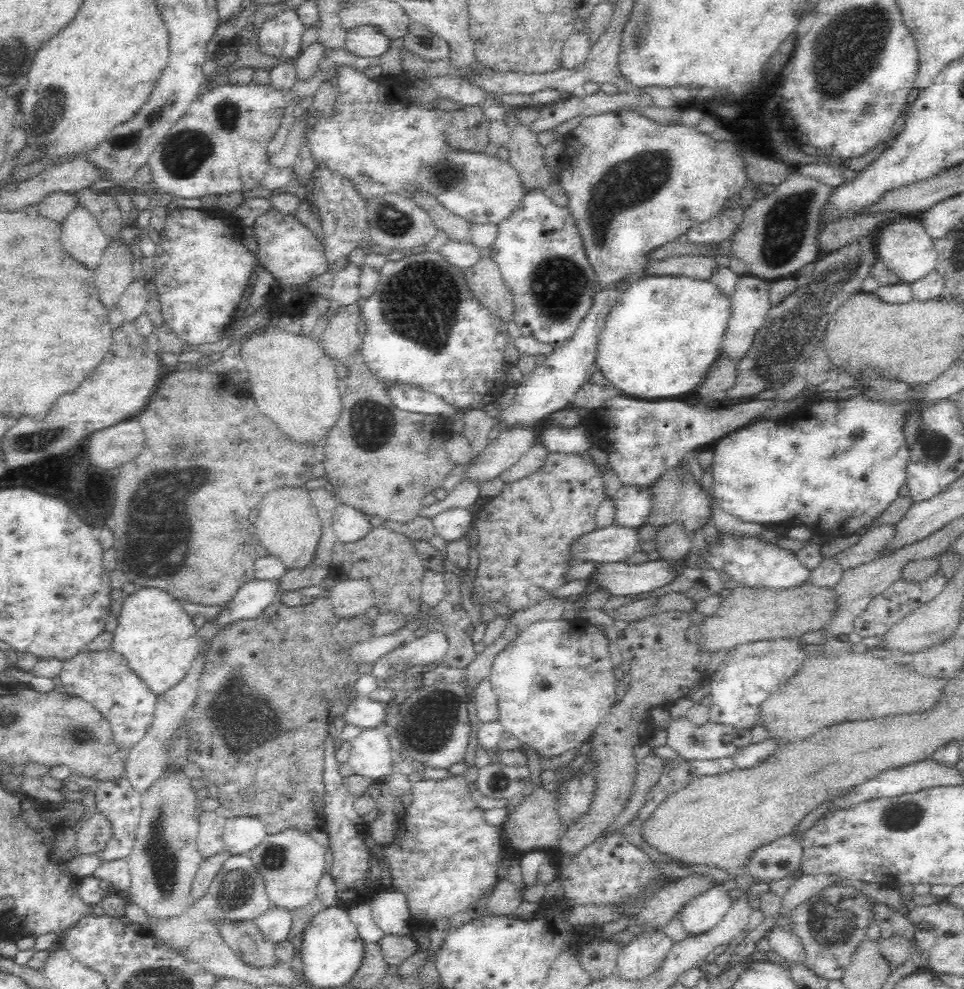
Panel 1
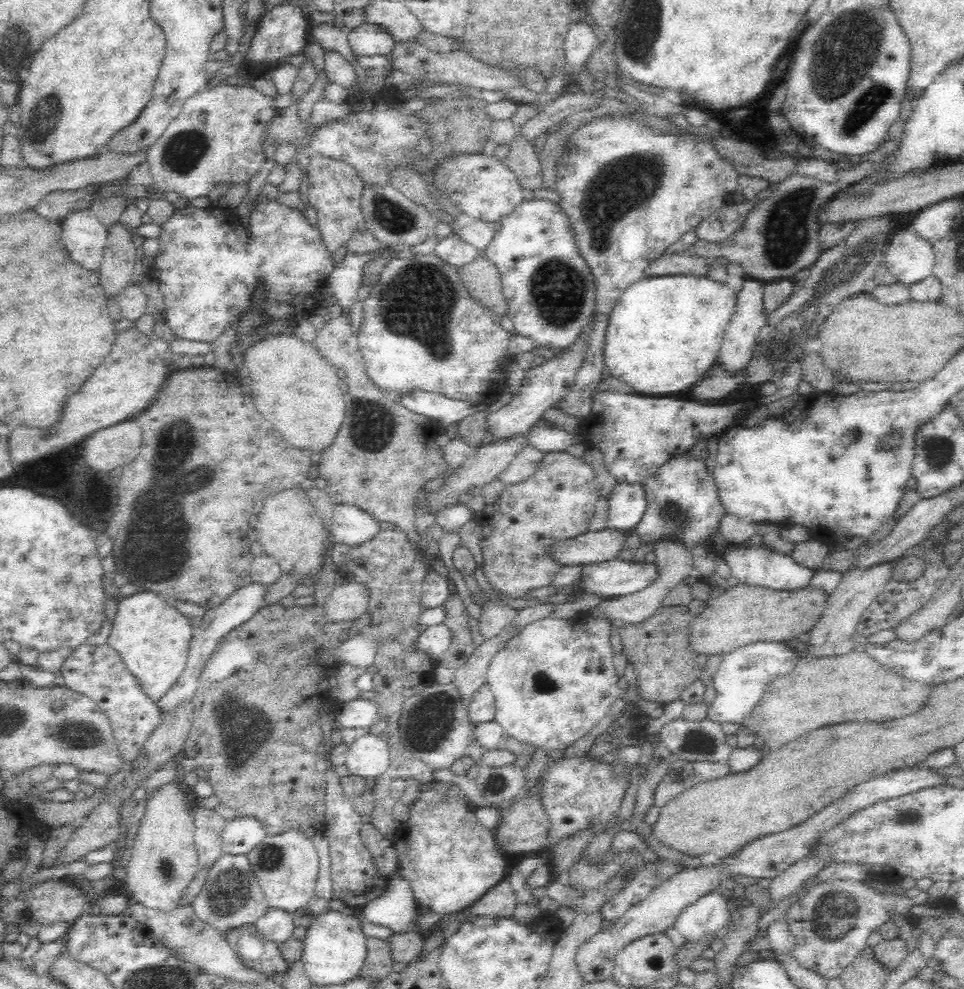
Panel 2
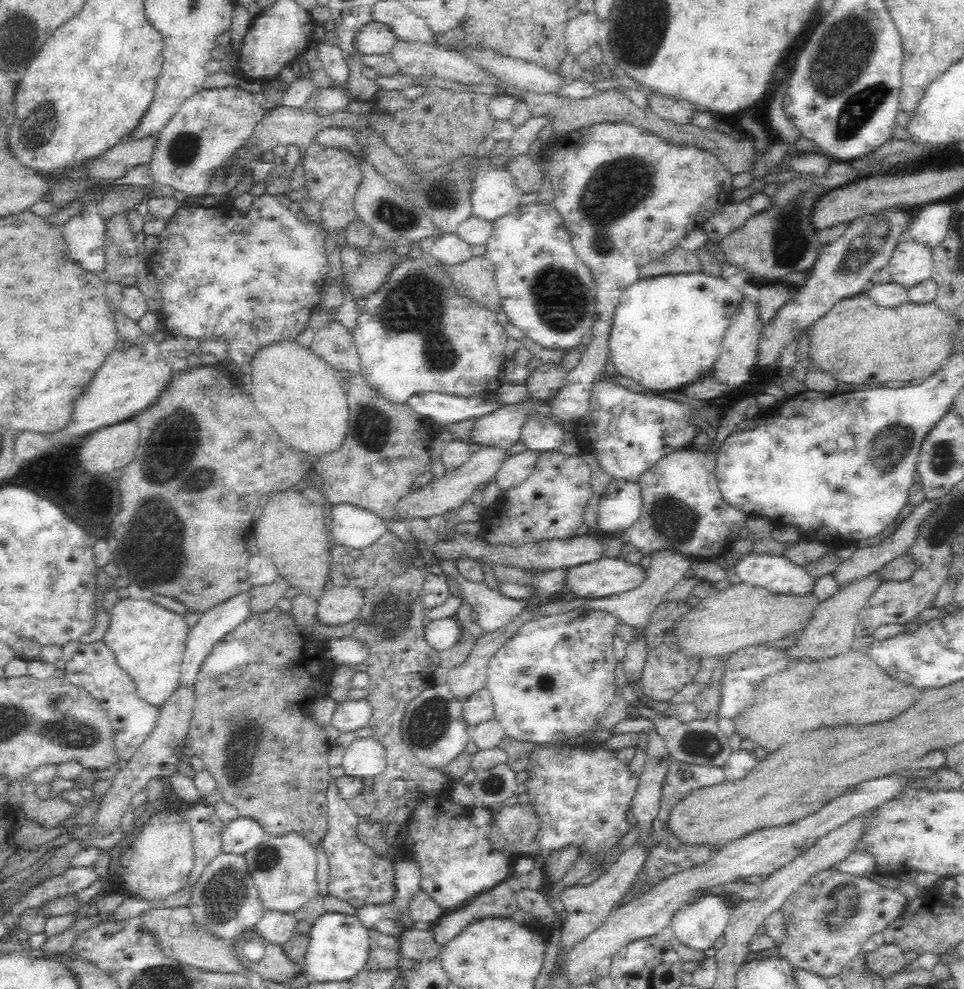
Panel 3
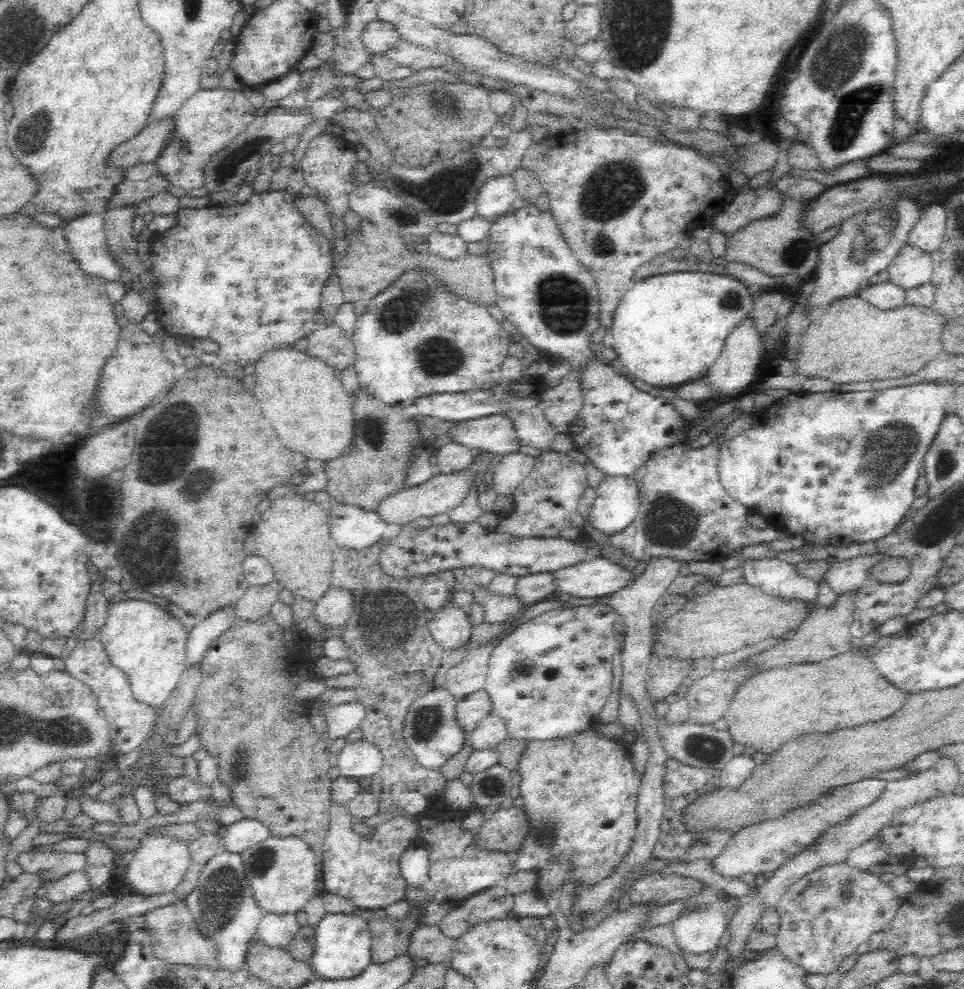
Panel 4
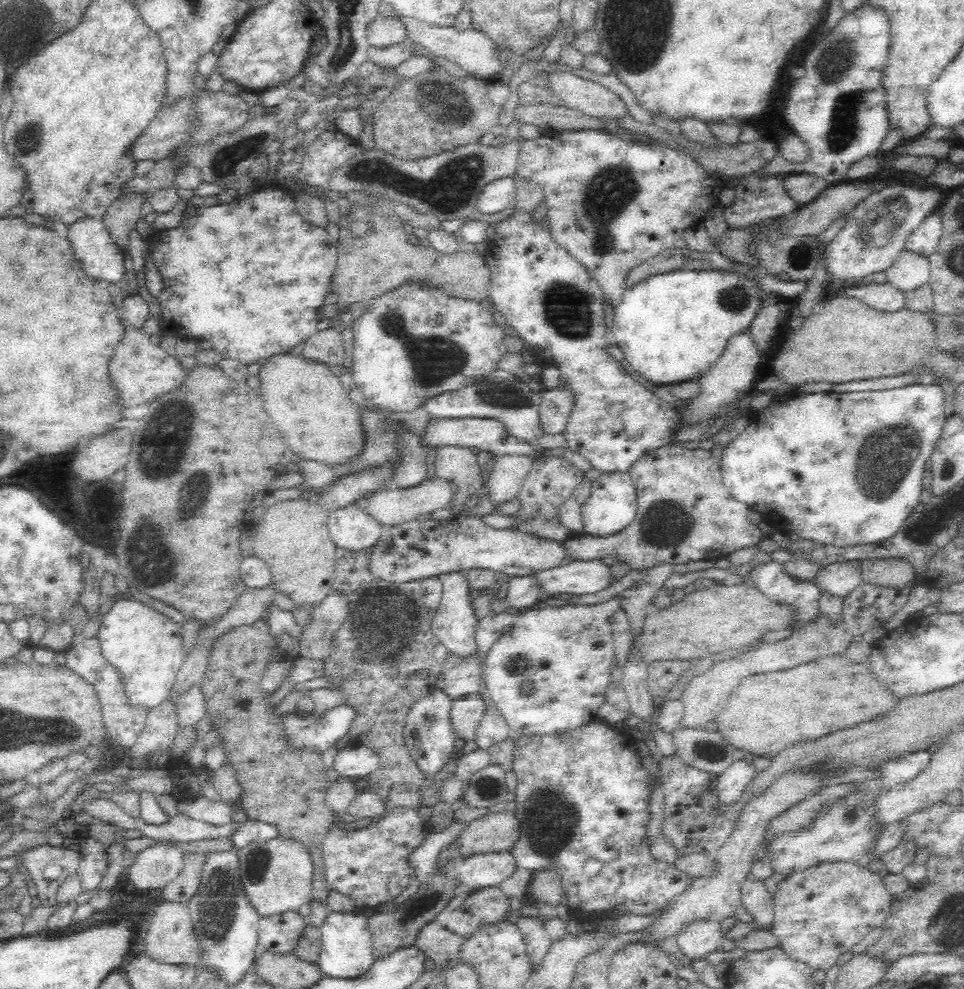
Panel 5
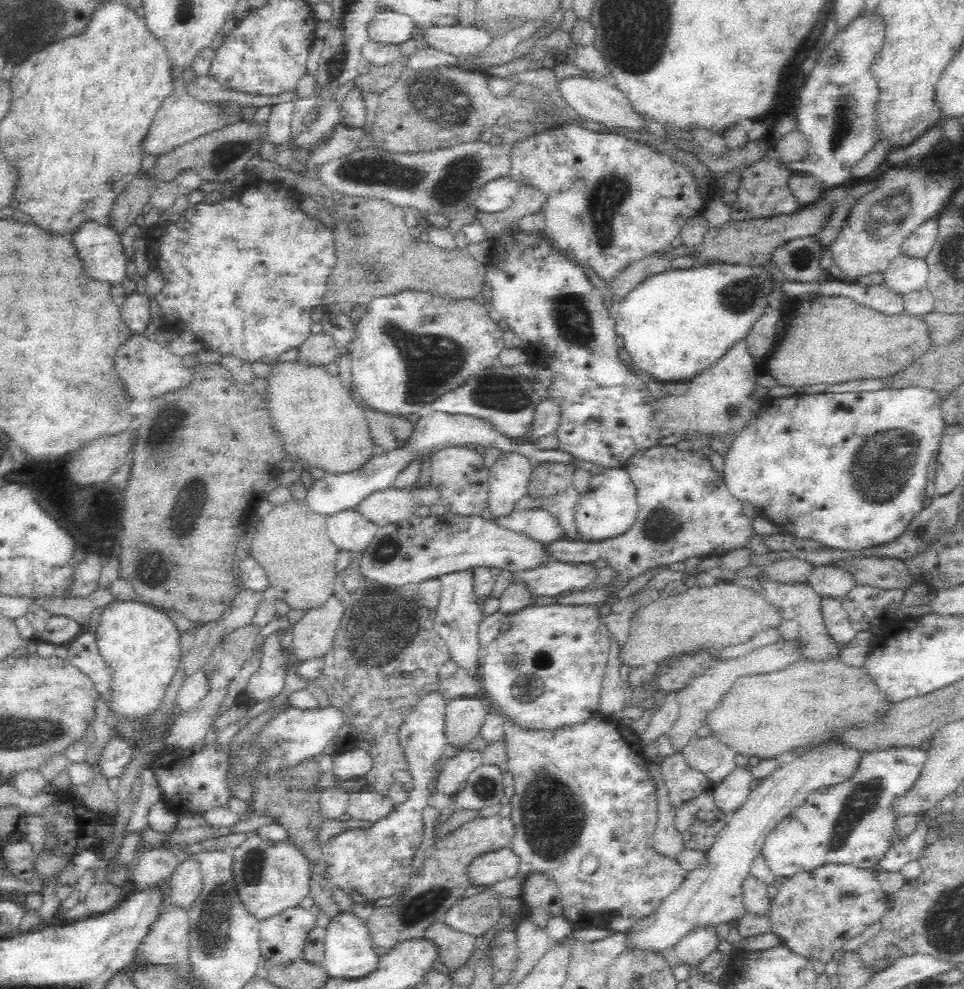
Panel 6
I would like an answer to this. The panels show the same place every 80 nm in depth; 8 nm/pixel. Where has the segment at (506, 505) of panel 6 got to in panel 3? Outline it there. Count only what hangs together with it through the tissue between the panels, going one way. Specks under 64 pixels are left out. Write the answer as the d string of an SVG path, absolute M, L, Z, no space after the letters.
M523 451L508 455L502 460L495 472L494 481L498 484L502 494L507 490L516 488L535 468L538 453Z

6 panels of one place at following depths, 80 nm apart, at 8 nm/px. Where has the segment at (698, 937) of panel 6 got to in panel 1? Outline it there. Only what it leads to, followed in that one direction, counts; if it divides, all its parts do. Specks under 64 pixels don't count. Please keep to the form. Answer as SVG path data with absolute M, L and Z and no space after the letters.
M715 884L710 890L685 904L680 911L680 926L688 937L700 936L719 925L732 903L725 887Z

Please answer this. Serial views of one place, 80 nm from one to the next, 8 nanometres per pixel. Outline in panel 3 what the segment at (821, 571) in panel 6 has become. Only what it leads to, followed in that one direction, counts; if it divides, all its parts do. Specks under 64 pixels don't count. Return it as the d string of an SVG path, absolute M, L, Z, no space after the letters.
M925 499L878 545L864 547L857 550L857 553L854 553L850 558L840 560L836 569L830 574L835 586L839 590L846 588L846 586L852 586L852 584L876 573L880 566L884 566L892 558L902 555L902 550L906 546L910 546L910 540L914 538L914 526L920 524L924 512L930 510L930 506L932 503Z

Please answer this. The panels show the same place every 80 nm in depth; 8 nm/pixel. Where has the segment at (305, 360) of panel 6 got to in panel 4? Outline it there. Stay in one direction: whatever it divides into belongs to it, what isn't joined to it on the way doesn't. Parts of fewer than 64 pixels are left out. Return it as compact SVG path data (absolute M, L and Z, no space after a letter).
M332 323L320 326L308 336L306 355L318 358L333 369L345 369L354 362L352 341L342 333L342 329Z

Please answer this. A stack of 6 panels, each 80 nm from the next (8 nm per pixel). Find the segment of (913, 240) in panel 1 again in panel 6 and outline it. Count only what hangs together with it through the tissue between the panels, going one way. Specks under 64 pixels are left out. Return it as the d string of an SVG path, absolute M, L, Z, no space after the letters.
M898 255L882 272L882 285L900 296L927 286L929 268L923 258Z

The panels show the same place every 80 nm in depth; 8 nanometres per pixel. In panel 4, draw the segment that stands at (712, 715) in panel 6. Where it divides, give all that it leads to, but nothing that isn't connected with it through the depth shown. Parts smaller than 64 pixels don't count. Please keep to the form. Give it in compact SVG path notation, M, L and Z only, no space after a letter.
M849 651L822 662L766 670L748 678L737 687L722 720L727 725L724 732L734 744L770 755L788 740L806 734L834 732L880 720L896 712L904 700L906 694L888 686L868 658Z

